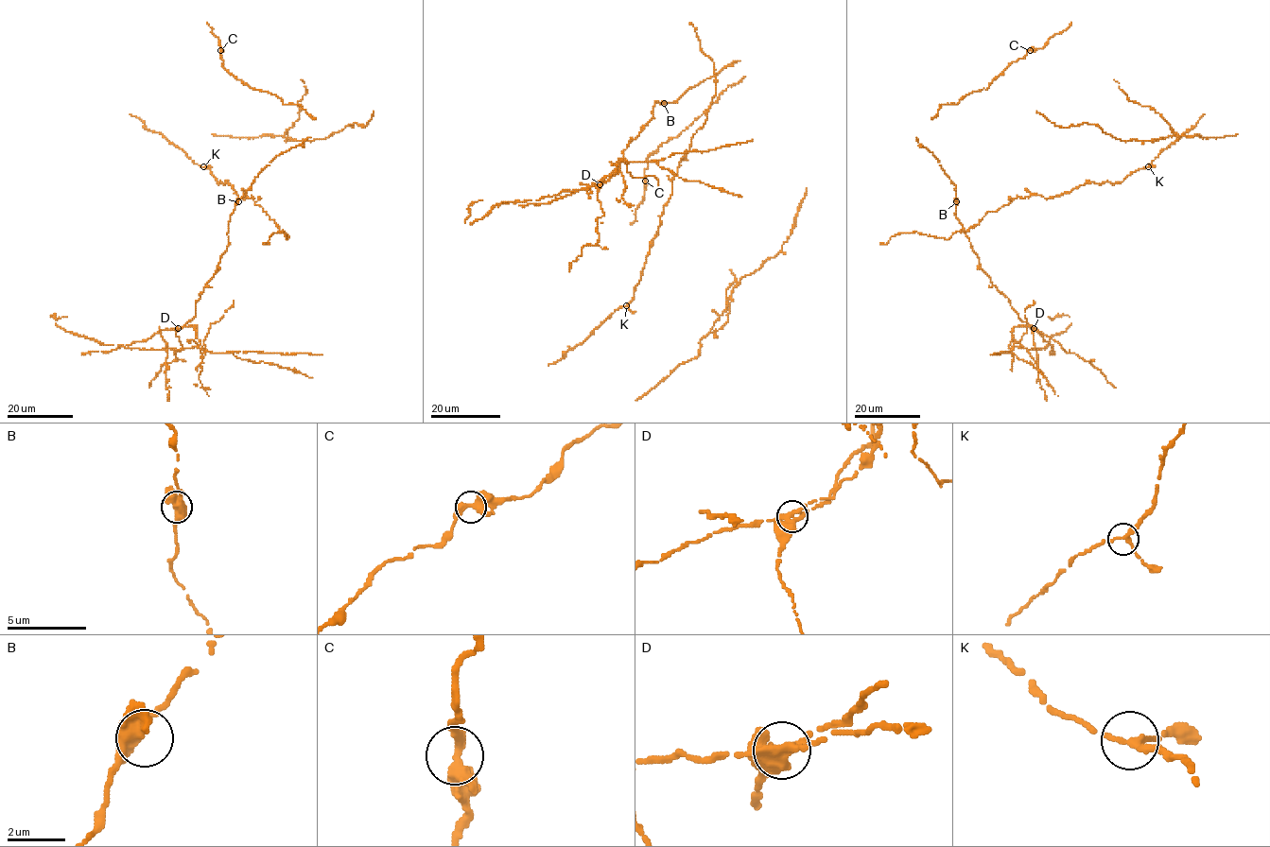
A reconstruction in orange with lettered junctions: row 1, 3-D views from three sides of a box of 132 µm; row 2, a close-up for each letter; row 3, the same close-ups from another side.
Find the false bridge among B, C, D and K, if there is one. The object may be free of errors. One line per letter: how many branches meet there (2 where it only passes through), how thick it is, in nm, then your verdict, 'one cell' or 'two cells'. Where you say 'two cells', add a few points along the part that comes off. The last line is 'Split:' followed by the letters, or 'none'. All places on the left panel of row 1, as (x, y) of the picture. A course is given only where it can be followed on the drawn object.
B: branches 3; calibre 420 nm; one cell
C: branches 3; calibre 360 nm; one cell
D: branches 3; calibre 360 nm; two cells
K: branches 3; calibre 240 nm; one cell
Split: D

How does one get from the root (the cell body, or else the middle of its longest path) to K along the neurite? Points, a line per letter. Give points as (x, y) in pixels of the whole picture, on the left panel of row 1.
K: (251, 198), (247, 194), (244, 198), (238, 198), (232, 185), (226, 182), (218, 183), (211, 170), (203, 166)

